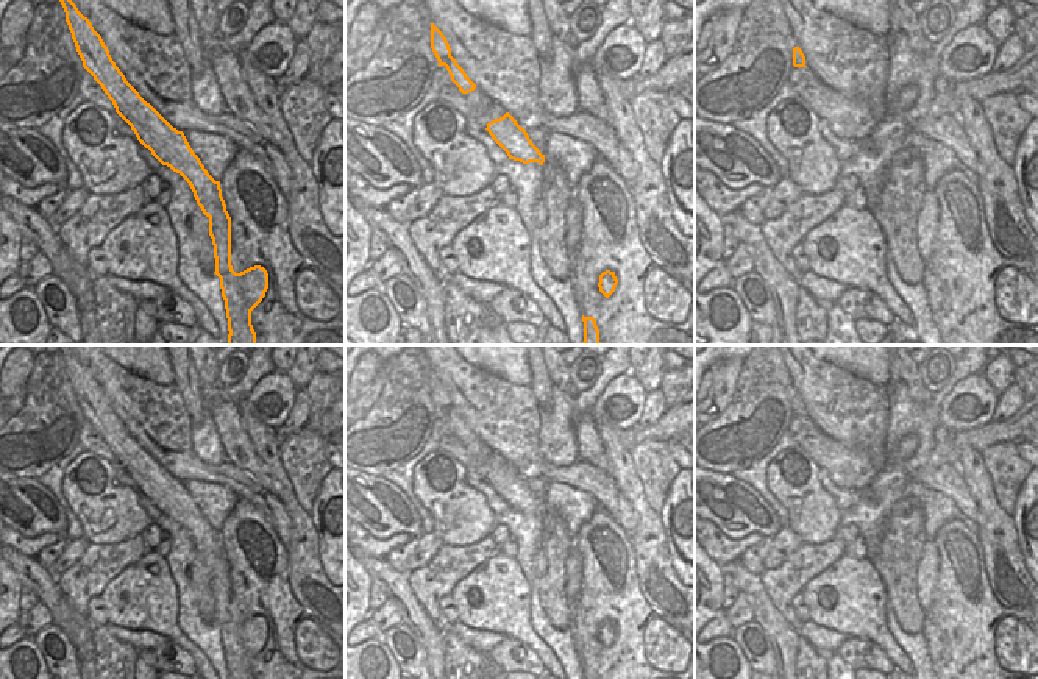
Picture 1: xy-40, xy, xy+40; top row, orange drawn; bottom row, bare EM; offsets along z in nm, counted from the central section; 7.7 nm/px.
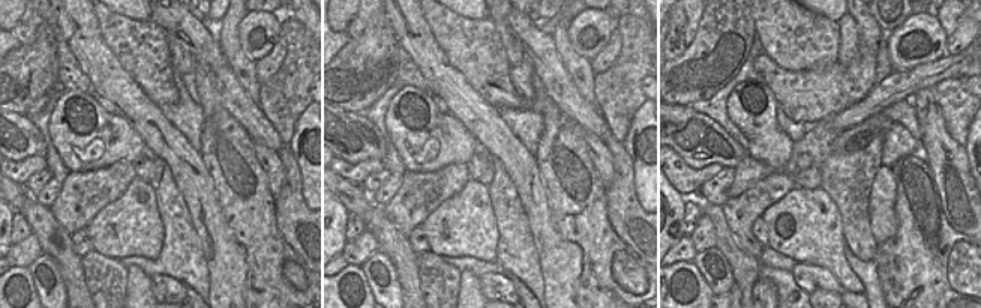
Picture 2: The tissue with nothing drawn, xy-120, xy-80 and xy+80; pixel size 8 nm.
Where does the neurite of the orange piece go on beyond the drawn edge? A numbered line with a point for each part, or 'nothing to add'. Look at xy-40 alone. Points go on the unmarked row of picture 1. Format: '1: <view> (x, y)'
nothing to add

